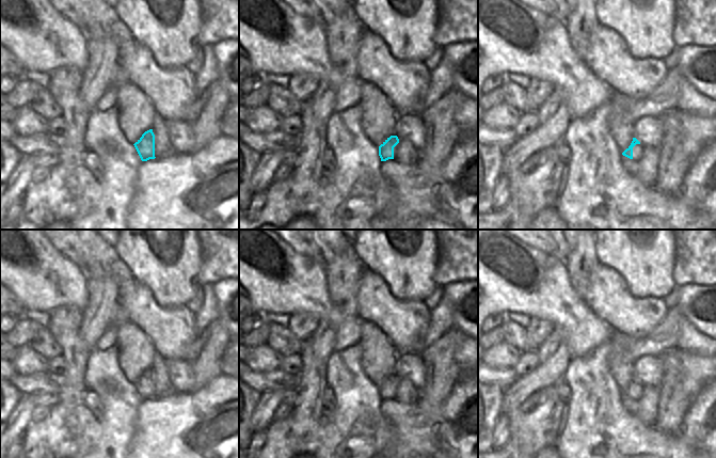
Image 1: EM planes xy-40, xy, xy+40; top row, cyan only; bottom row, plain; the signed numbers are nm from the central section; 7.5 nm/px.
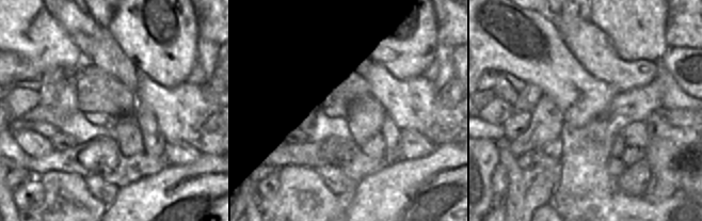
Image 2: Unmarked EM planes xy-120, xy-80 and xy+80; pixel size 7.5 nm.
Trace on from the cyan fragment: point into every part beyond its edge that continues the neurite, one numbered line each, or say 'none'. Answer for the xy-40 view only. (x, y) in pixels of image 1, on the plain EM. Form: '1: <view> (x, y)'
none

